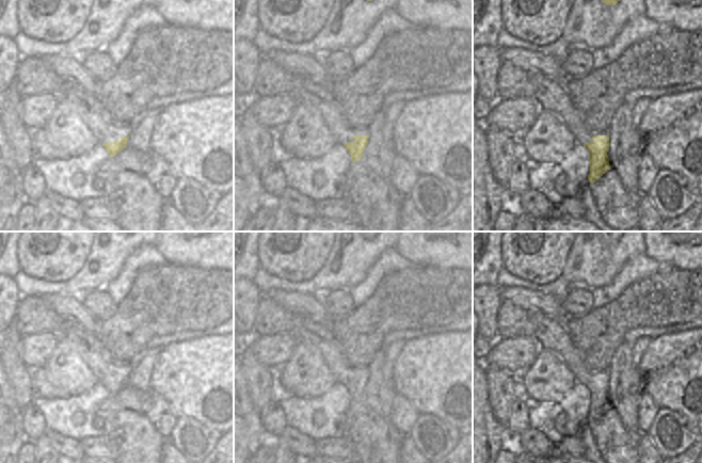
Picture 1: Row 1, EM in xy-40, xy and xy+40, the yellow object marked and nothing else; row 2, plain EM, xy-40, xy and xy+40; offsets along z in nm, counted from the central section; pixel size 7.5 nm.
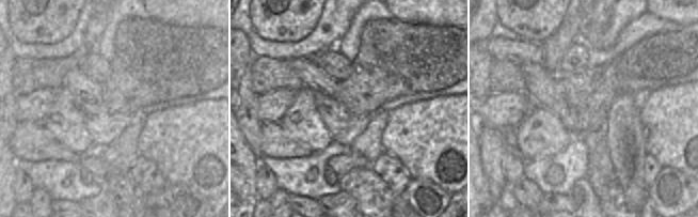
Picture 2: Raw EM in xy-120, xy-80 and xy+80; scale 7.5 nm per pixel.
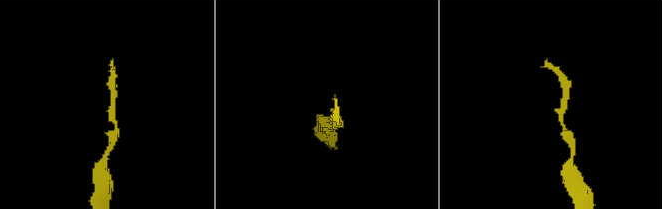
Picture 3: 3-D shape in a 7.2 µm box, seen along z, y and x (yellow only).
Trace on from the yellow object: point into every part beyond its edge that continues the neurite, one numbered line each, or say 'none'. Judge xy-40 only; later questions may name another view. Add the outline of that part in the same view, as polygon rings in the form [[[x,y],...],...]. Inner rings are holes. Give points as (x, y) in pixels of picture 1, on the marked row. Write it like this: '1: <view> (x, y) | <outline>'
none

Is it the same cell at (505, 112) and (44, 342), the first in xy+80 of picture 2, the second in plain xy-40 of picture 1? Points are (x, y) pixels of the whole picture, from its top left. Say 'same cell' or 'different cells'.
same cell

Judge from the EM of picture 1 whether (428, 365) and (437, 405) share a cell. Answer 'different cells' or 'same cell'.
same cell

